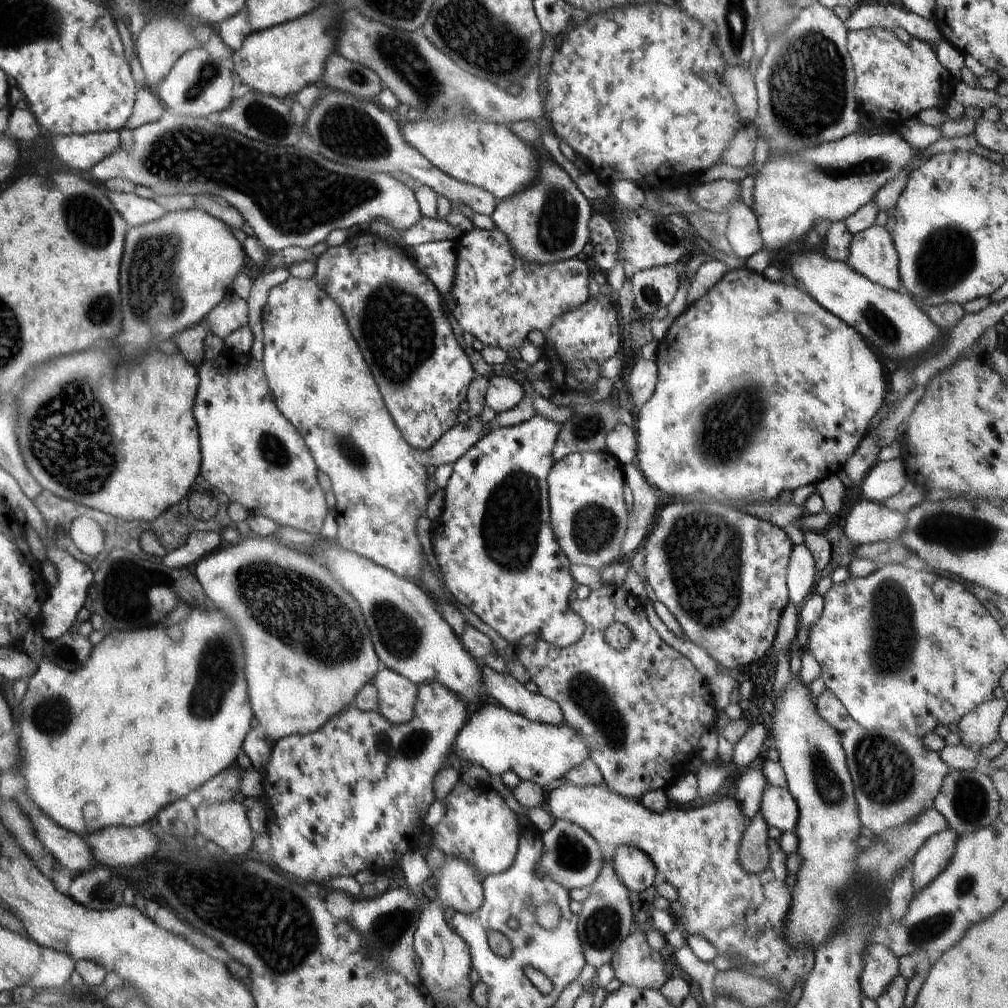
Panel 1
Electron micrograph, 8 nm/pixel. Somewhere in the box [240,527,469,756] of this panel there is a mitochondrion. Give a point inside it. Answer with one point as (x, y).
(398, 634)

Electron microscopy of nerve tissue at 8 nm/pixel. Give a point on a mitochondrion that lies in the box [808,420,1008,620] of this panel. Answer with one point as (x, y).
(934, 526)

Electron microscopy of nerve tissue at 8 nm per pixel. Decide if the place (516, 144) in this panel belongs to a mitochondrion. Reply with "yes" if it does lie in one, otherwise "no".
no

